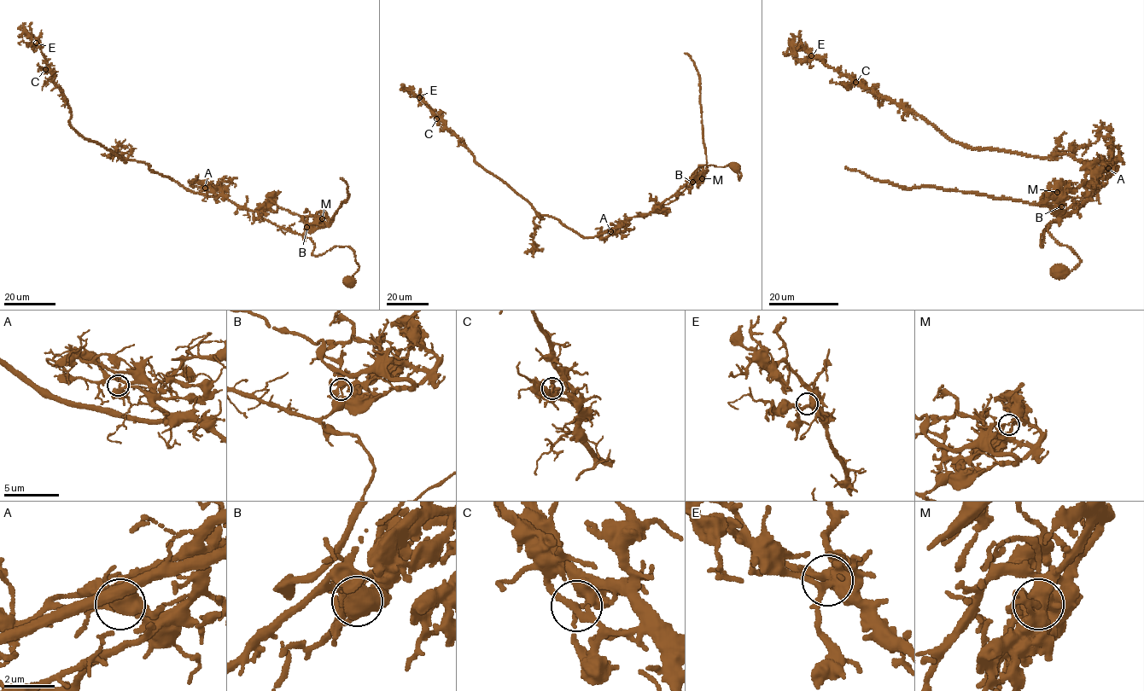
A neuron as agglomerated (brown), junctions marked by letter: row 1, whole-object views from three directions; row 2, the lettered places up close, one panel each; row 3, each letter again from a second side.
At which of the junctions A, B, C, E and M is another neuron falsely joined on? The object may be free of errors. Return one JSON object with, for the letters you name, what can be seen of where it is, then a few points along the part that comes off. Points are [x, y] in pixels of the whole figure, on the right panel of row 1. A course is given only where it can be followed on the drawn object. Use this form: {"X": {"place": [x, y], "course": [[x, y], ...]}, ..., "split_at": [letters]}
{"B": {"place": [1061, 206], "course": [[1061, 206], [936, 188], [901, 188], [845, 167]]}, "split_at": ["B"]}

